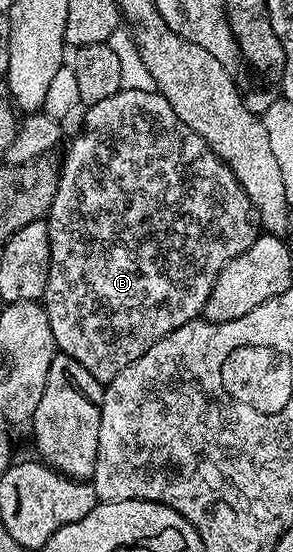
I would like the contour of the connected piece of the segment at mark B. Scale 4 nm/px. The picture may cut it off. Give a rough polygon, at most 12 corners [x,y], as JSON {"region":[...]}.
{"region":[[159,90],[87,107],[46,215],[57,351],[107,384],[258,237]]}

